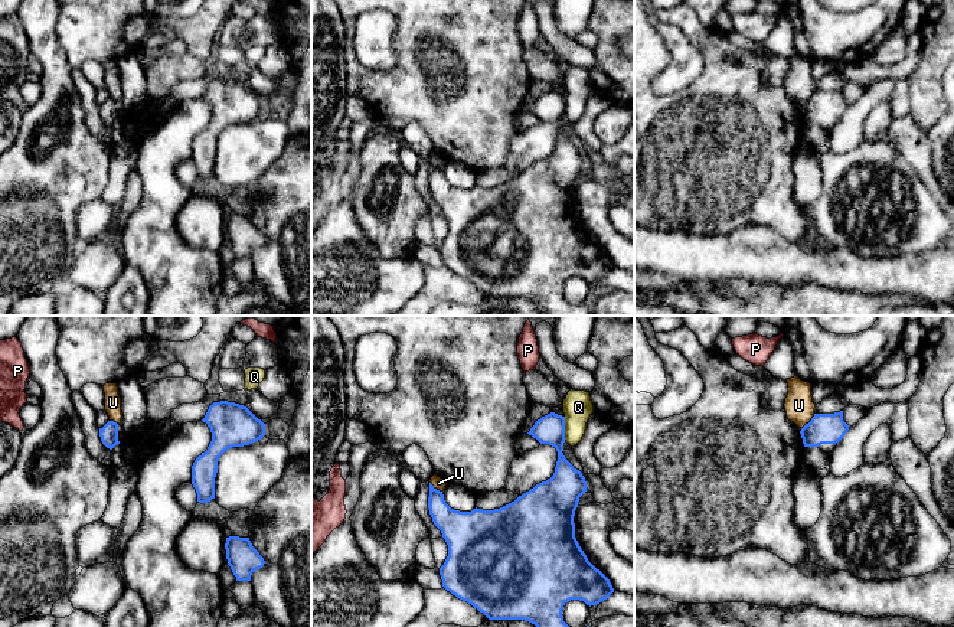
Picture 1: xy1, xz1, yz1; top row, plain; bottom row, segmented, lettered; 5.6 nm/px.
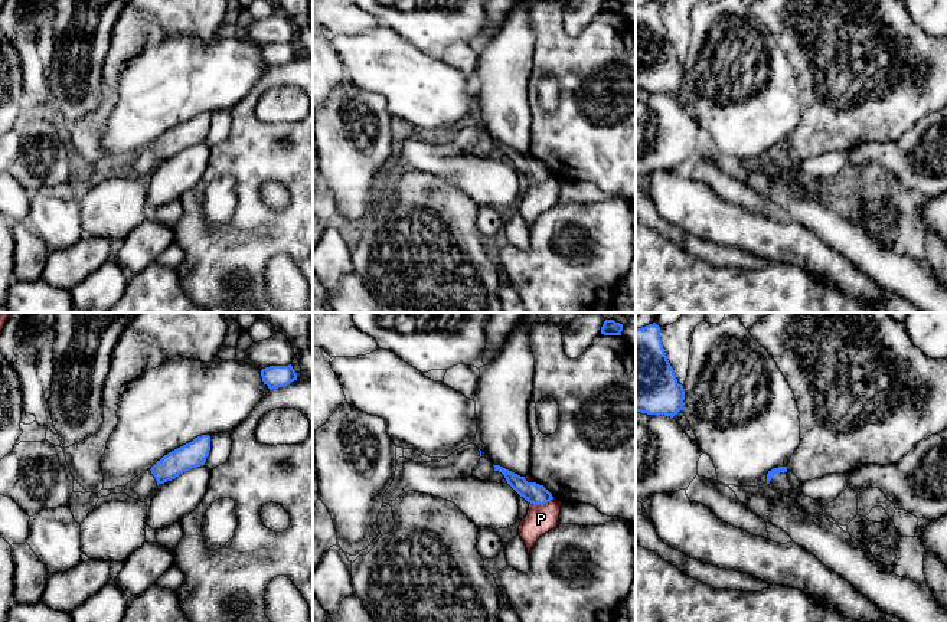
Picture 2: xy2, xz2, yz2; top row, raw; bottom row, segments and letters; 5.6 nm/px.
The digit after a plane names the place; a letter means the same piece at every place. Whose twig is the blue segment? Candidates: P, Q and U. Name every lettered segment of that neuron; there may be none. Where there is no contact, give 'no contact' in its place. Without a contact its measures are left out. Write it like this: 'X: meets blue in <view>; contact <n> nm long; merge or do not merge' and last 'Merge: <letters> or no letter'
P: meets blue in xz2; contact 150 nm long; do not merge
Q: meets blue in xz1; contact 140 nm long; do not merge
U: meets blue in yz1; contact 120 nm long; do not merge
Merge: no letter

